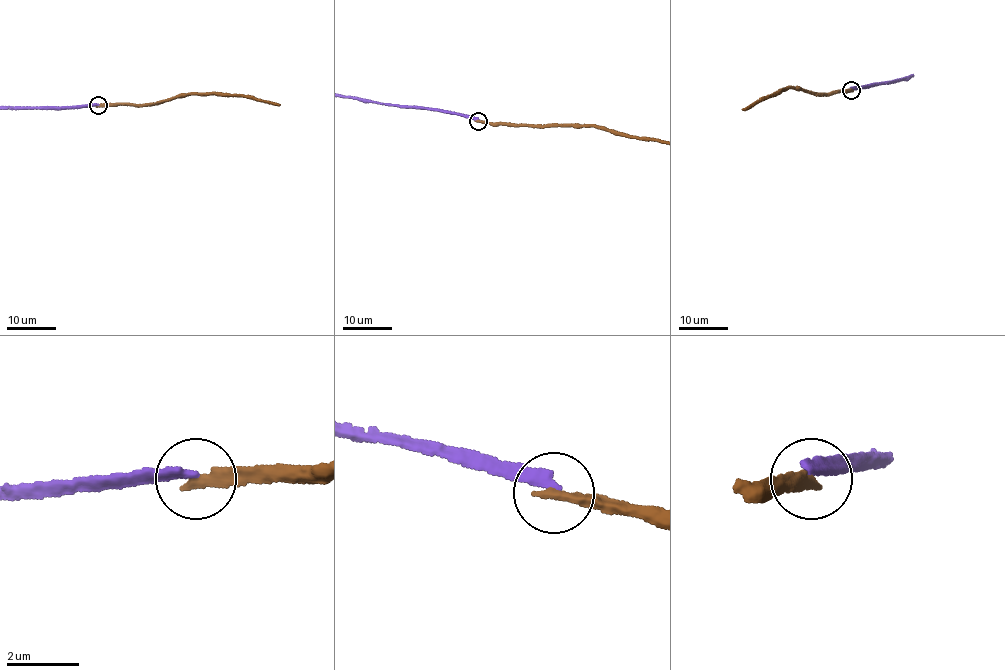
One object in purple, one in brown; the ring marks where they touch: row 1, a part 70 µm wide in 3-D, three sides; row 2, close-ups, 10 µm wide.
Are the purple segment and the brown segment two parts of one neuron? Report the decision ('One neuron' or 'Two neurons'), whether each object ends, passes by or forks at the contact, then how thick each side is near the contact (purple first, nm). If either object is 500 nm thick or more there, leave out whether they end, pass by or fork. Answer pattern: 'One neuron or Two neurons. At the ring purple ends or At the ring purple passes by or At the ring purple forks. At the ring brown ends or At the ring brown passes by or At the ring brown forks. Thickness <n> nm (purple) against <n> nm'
Two neurons. At the ring purple ends. At the ring brown ends. Thickness 240 nm (purple) against 320 nm

